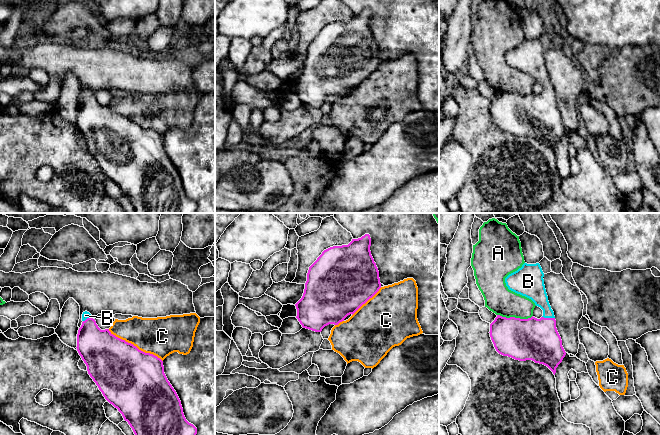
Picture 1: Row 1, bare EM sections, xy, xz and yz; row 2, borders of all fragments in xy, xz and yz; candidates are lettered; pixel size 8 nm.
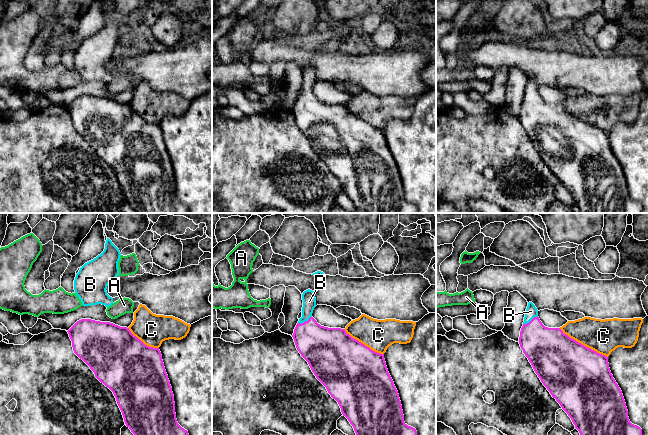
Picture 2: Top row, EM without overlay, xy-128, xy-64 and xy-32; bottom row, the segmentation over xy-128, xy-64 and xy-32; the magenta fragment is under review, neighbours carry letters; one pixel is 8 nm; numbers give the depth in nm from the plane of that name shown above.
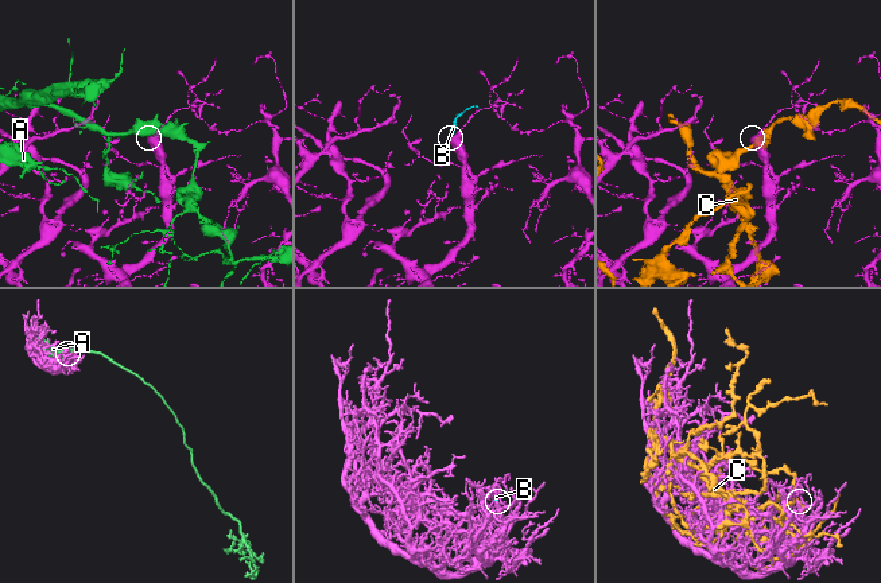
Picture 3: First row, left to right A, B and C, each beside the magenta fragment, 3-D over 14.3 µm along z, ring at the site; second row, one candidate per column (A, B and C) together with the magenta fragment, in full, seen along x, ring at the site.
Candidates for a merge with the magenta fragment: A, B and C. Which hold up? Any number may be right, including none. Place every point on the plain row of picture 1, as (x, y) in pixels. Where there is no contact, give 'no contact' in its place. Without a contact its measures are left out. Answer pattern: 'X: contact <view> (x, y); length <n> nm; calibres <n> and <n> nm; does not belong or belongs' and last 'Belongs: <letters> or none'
A: contact yz (514, 93); length 280 nm; calibres 340 and 220 nm; does not belong
B: contact yz (548, 94); length 110 nm; calibres 340 and 160 nm; belongs
C: contact xy (135, 122); length 500 nm; calibres 480 and 320 nm; does not belong
Belongs: B

